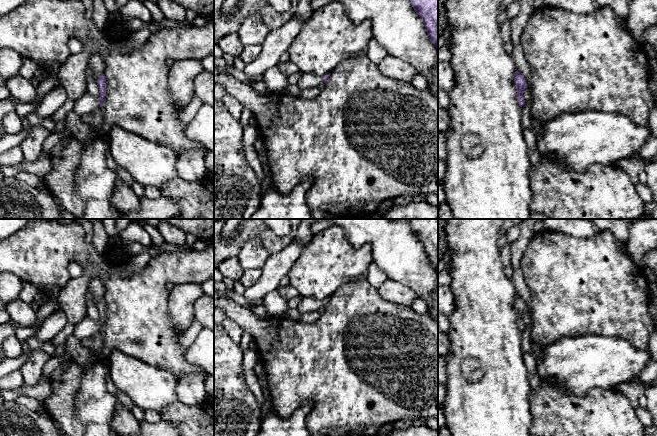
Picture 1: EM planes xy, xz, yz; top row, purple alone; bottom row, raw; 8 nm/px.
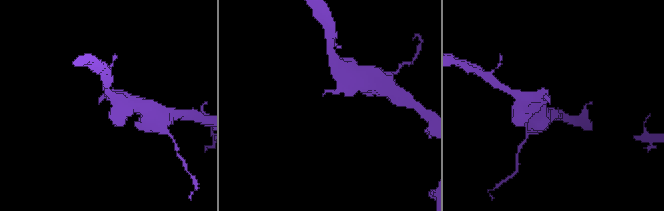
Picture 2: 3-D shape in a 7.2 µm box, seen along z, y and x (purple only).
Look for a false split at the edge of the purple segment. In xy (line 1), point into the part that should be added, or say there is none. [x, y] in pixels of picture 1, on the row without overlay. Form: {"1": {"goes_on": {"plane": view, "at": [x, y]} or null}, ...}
{"1": {"goes_on": {"plane": "xy", "at": [87, 327]}}}

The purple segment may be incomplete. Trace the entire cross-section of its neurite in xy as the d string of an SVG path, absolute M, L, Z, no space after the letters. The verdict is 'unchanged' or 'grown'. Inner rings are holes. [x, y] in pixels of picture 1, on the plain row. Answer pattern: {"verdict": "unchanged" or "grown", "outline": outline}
{"verdict": "grown", "outline": "M104 298L99 299L97 308L100 314L100 321L97 323L86 316L82 321L76 324L72 335L77 337L79 340L82 340L102 331L106 320L106 302Z"}

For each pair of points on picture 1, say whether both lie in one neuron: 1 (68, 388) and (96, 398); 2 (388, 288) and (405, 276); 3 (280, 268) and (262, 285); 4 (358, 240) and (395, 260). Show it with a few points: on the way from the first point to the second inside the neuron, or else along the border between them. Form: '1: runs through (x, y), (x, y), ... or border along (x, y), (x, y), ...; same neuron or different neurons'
1: border along (82, 368), (79, 389), (75, 398), (74, 414); different neurons
2: border along (388, 277), (406, 285), (416, 295); different neurons
3: runs through (276, 272), (266, 282); same neuron
4: runs through (367, 238), (373, 238), (386, 251); same neuron

